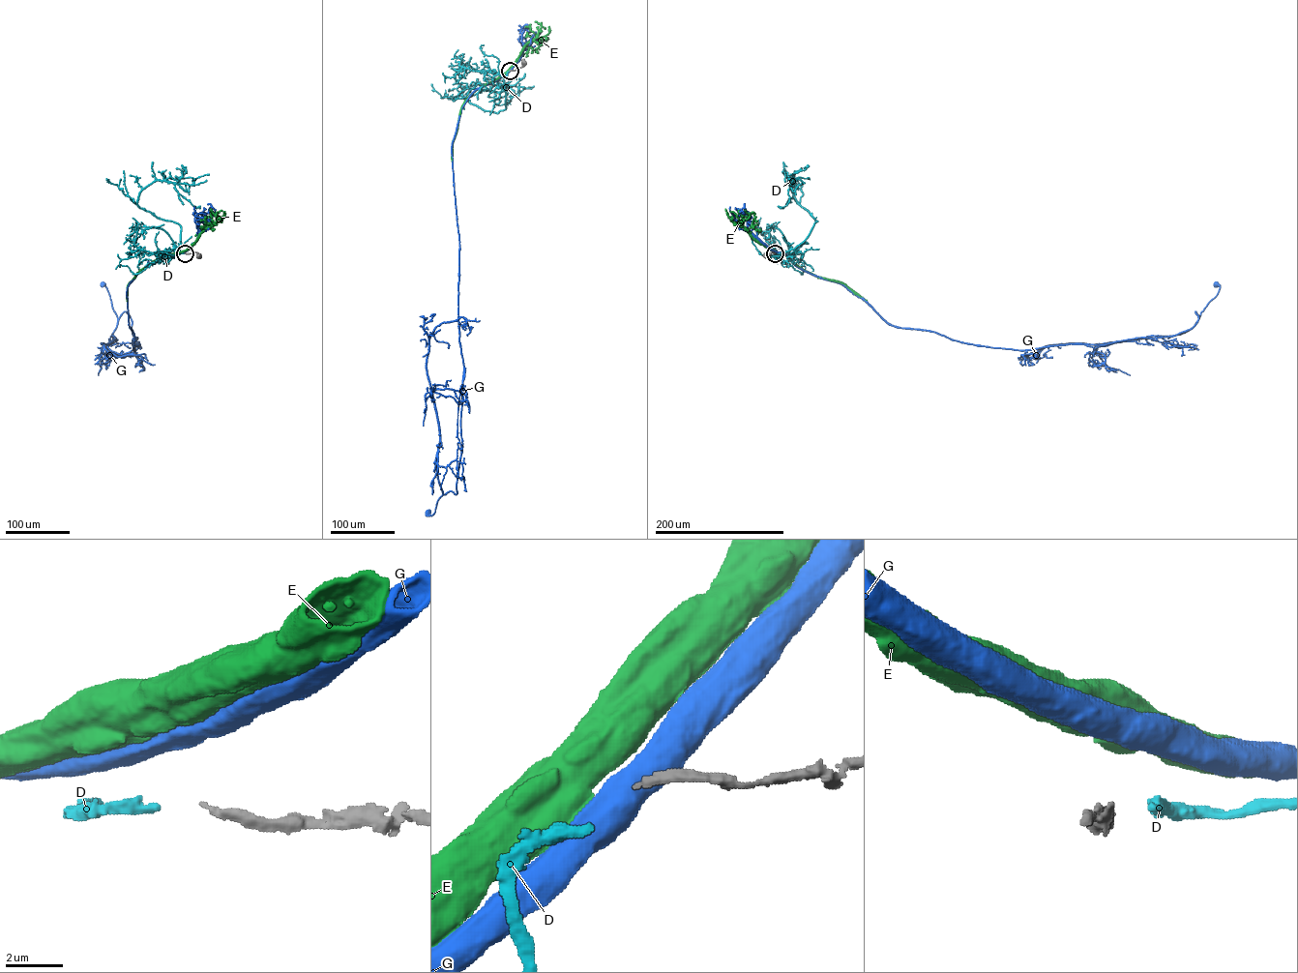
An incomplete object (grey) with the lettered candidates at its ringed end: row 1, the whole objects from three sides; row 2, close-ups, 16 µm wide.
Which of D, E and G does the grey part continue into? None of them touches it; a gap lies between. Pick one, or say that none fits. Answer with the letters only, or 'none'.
D

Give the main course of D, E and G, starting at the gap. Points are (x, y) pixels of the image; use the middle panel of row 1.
D: (509, 72), (506, 108), (497, 113), (470, 103), (462, 92), (481, 84), (518, 87), (504, 104), (495, 103)
E: (509, 71), (481, 86), (465, 101), (453, 143), (452, 162)
G: (509, 71), (472, 94), (452, 144), (463, 367), (461, 453), (457, 492), (443, 493), (434, 514), (427, 512)

